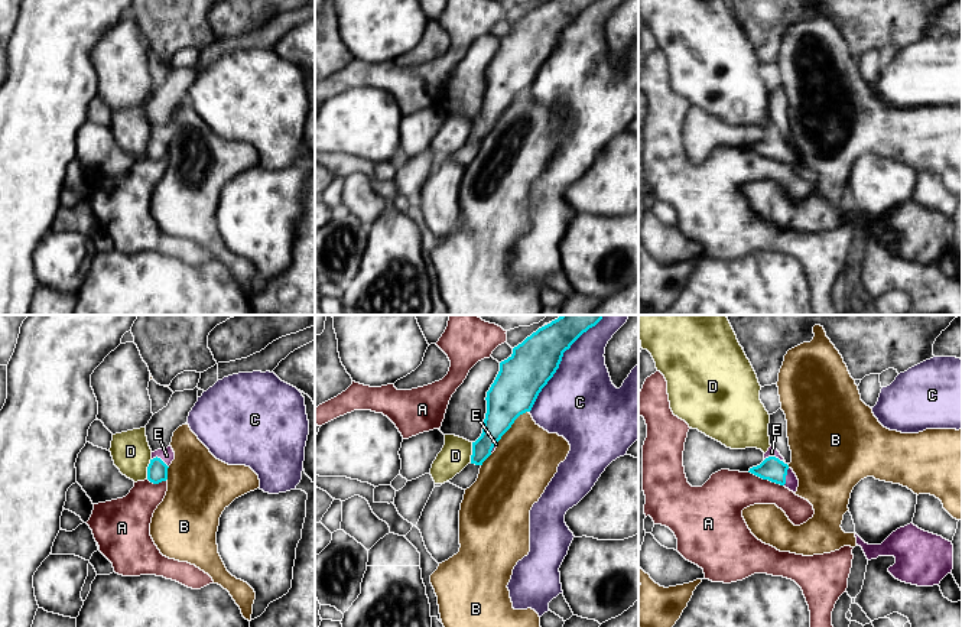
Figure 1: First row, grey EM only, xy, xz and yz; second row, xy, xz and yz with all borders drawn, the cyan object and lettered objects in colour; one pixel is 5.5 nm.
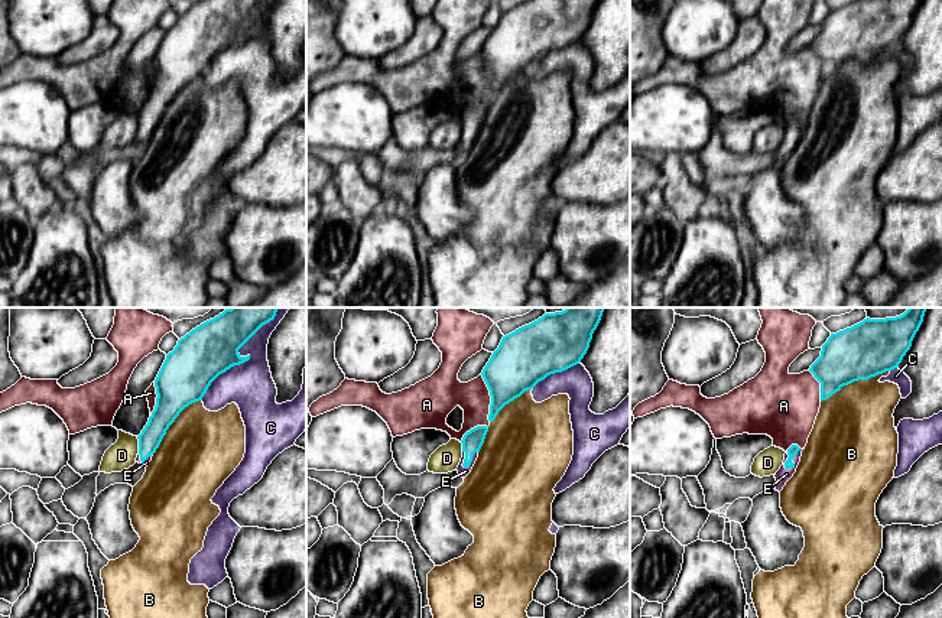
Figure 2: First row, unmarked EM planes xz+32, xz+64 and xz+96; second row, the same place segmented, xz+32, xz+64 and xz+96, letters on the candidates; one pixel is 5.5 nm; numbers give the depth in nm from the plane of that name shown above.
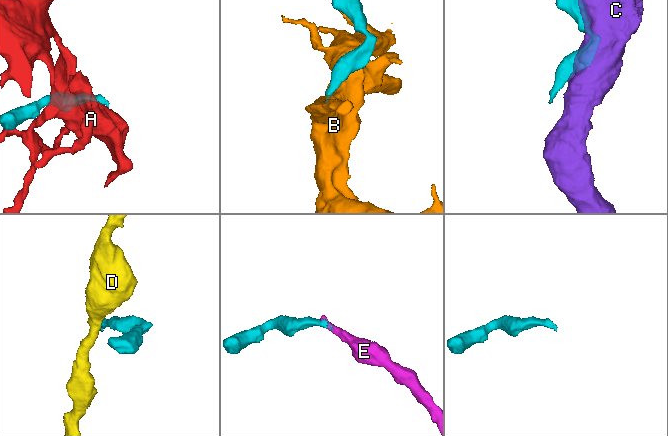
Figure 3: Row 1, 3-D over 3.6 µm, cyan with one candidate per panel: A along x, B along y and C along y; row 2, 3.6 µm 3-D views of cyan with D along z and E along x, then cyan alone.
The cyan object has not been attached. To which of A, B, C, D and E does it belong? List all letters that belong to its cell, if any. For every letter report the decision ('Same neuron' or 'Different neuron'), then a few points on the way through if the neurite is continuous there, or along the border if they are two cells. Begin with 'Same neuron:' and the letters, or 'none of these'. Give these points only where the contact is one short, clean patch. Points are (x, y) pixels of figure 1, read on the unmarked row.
Same neuron: E
A: Different neuron
B: Different neuron
C: Different neuron
D: Different neuron. Boundary: xy (150, 135), (146, 143), (146, 155)
E: Same neuron. Path across: yz (772, 145), (774, 133), (772, 129)

